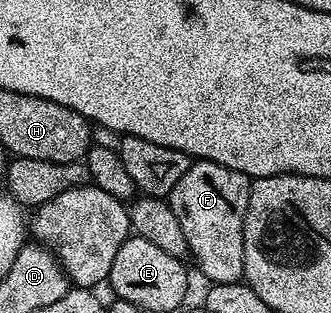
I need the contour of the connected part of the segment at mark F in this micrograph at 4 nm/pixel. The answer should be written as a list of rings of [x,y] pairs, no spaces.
[[[196,160],[186,174],[178,178],[178,186],[174,186],[172,193],[166,197],[168,205],[174,210],[174,218],[178,218],[178,223],[182,225],[182,234],[186,234],[191,259],[196,259],[205,281],[221,284],[244,280],[244,219],[251,189],[252,180],[246,174],[218,166],[209,160]]]

